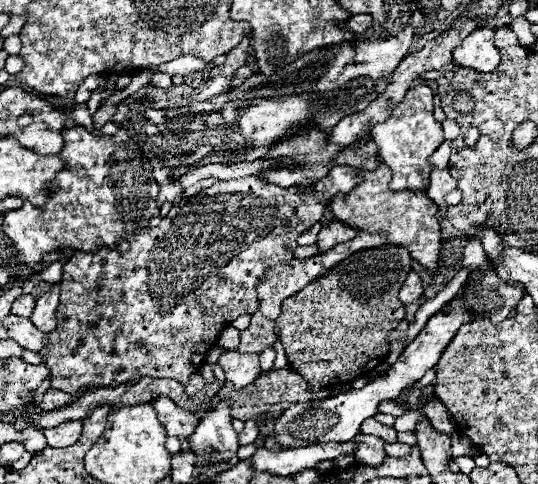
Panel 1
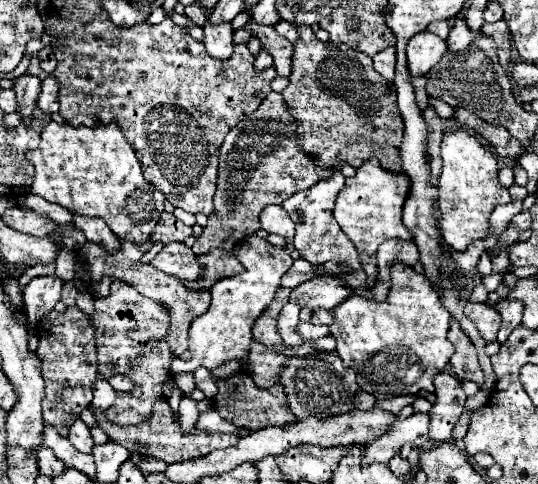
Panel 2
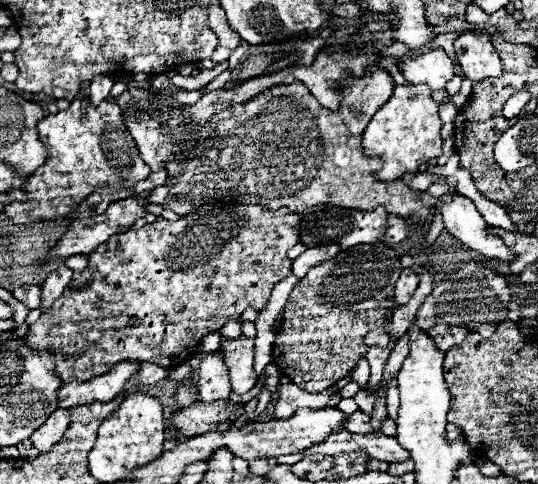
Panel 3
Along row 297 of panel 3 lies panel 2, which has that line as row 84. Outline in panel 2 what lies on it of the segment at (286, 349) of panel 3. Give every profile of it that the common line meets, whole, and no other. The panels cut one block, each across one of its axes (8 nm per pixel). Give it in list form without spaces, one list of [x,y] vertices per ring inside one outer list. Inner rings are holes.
[[[298,26],[300,40],[294,44],[292,56],[292,74],[290,84],[282,92],[284,102],[292,110],[298,122],[298,138],[300,146],[312,154],[324,166],[340,166],[350,164],[358,168],[370,156],[380,160],[380,166],[390,172],[402,172],[400,168],[400,144],[404,136],[404,122],[400,110],[396,106],[396,88],[392,82],[384,80],[372,66],[372,58],[368,58],[360,50],[346,48],[344,44],[320,42],[310,26]]]

